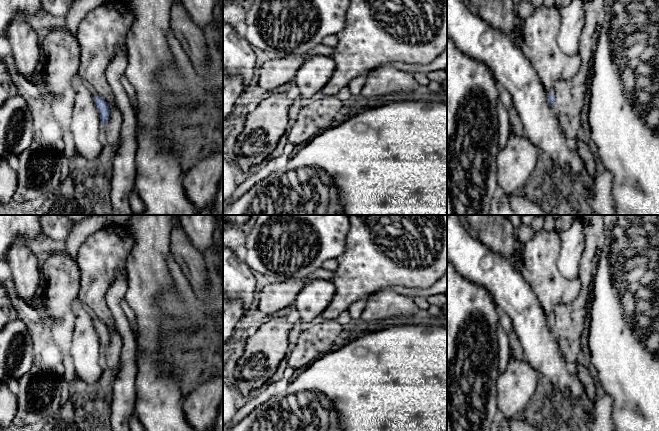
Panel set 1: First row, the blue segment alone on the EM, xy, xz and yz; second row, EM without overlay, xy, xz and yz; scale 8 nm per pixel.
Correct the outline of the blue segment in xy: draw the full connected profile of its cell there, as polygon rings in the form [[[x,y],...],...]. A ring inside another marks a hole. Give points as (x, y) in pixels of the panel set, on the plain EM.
[[[81,302],[81,303],[84,306],[87,313],[89,314],[89,316],[94,321],[96,331],[97,331],[97,333],[99,335],[101,348],[103,350],[103,348],[106,347],[109,344],[109,329],[103,322],[101,322],[97,318],[95,312],[92,309],[90,309],[85,303],[83,303],[83,302]]]

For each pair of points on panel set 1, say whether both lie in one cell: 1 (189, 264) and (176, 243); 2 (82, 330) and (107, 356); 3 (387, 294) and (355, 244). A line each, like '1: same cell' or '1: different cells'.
1: same cell
2: different cells
3: different cells

